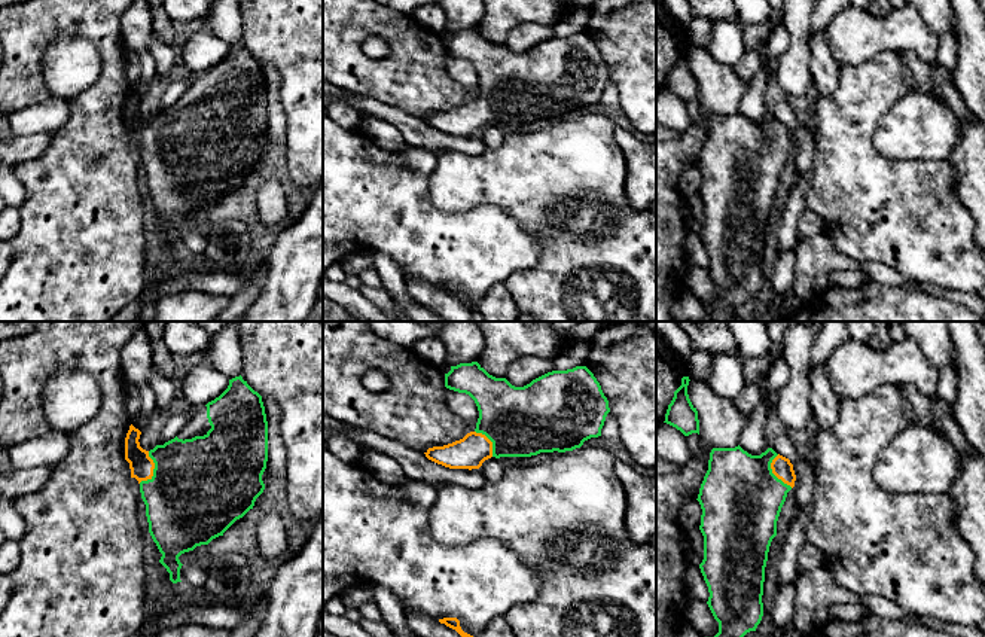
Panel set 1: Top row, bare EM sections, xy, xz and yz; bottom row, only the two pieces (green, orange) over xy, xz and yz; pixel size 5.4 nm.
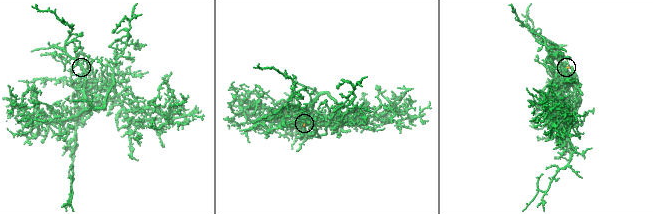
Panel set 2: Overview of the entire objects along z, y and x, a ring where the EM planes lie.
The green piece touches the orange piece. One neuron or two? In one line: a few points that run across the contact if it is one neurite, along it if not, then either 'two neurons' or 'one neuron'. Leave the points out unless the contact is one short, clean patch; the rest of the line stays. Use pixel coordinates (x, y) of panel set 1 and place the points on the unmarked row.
xy (197, 154), (153, 137), (142, 133) | one neuron

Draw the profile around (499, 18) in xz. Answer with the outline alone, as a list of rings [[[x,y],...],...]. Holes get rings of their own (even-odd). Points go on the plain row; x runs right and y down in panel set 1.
[[[482,0],[482,18],[476,28],[490,42],[506,45],[507,36],[521,24],[554,25],[570,7],[592,9],[597,0]]]

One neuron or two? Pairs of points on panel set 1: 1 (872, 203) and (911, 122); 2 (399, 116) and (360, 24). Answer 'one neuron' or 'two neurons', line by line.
1: two neurons
2: two neurons

